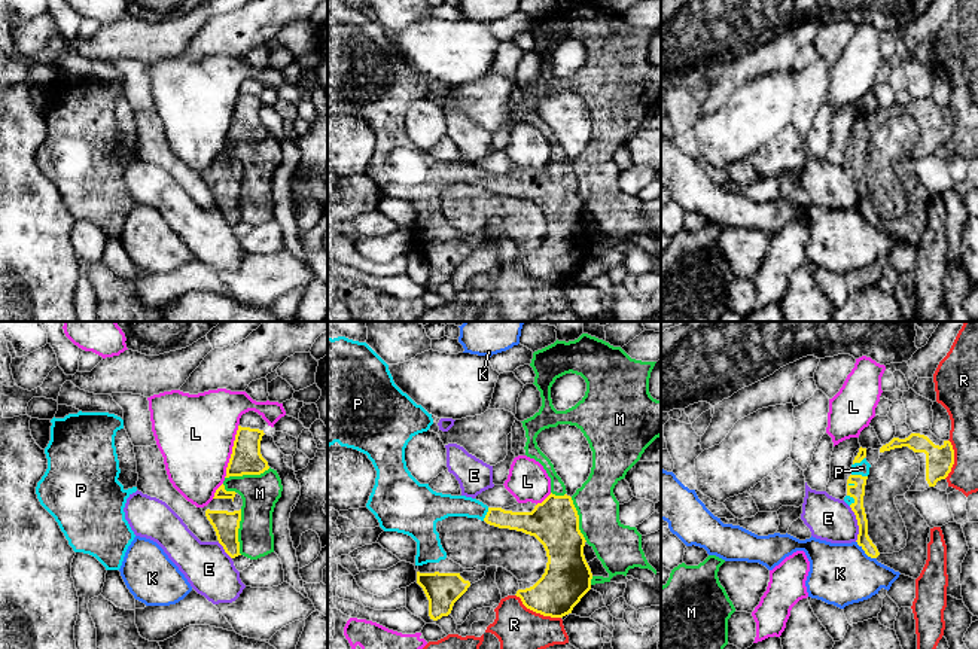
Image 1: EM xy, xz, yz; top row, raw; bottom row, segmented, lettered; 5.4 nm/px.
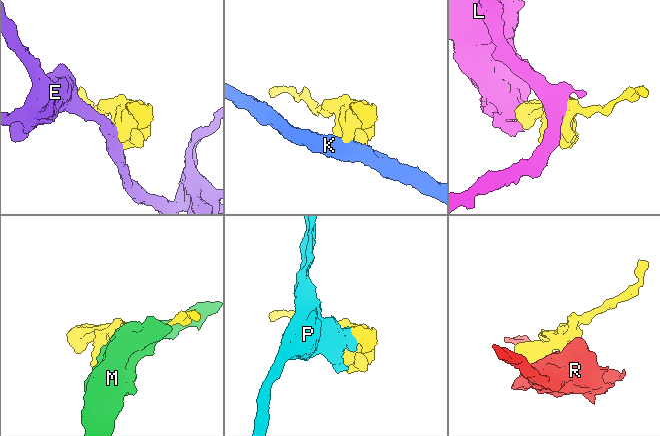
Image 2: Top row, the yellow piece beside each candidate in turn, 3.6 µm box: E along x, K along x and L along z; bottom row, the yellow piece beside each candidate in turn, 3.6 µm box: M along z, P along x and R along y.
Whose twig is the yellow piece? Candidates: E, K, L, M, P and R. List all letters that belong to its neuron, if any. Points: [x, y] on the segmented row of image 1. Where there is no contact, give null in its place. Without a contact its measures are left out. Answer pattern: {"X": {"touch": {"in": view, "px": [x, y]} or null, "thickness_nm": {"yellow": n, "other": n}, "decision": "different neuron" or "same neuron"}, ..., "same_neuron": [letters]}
{"E": {"touch": {"in": "yz", "px": [858, 524]}, "thickness_nm": {"yellow": 80, "other": 240}, "decision": "different neuron"}, "K": {"touch": {"in": "yz", "px": [865, 552]}, "thickness_nm": {"yellow": 70, "other": 340}, "decision": "different neuron"}, "L": {"touch": {"in": "xy", "px": [232, 451]}, "thickness_nm": {"yellow": 170, "other": 420}, "decision": "different neuron"}, "M": {"touch": {"in": "xy", "px": [237, 532]}, "thickness_nm": {"yellow": 140, "other": 200}, "decision": "different neuron"}, "P": {"touch": {"in": "yz", "px": [859, 475]}, "thickness_nm": {"yellow": 80, "other": 70}, "decision": "same neuron"}, "R": {"touch": {"in": "xz", "px": [538, 612]}, "thickness_nm": {"yellow": 260, "other": 240}, "decision": "different neuron"}, "same_neuron": ["P"]}

